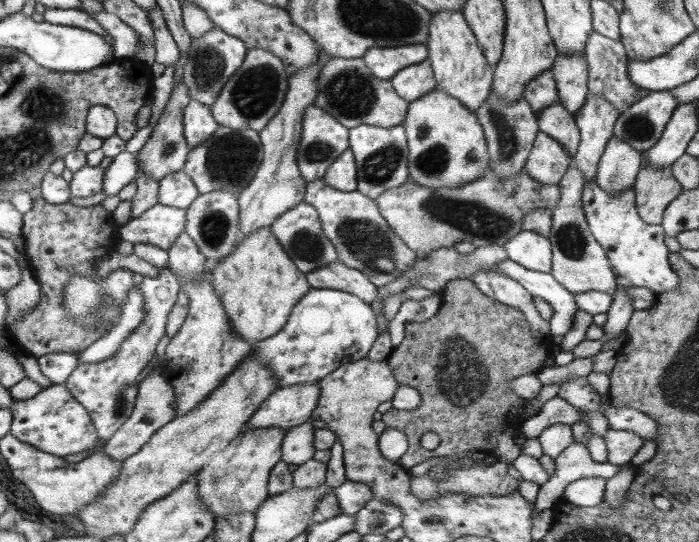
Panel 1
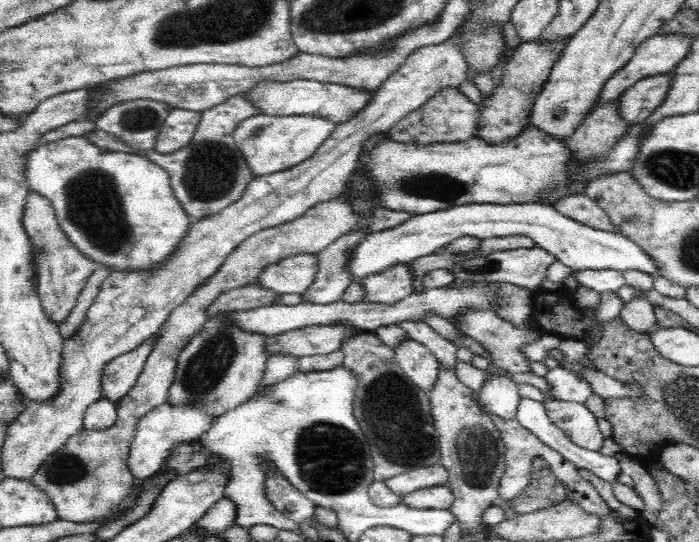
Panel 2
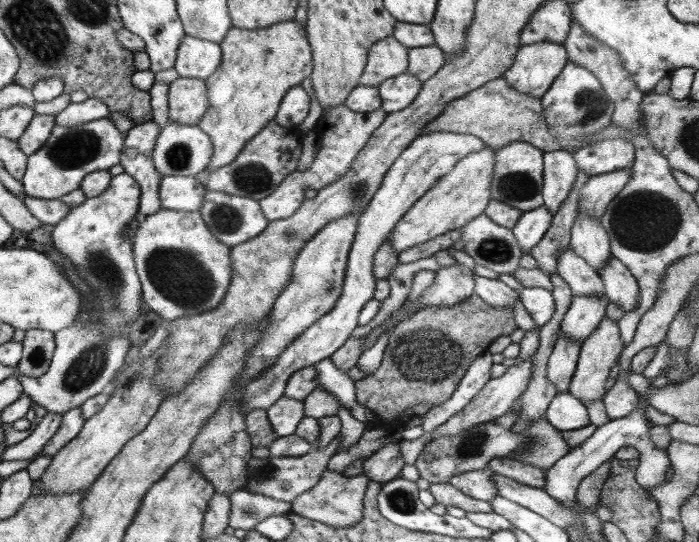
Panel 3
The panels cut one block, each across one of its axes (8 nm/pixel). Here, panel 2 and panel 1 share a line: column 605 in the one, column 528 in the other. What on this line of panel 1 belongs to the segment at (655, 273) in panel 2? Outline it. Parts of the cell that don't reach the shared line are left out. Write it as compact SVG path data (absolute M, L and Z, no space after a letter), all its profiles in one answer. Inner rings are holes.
M522 231L510 238L503 248L509 260L524 266L527 270L550 273L553 258L549 238L536 232Z

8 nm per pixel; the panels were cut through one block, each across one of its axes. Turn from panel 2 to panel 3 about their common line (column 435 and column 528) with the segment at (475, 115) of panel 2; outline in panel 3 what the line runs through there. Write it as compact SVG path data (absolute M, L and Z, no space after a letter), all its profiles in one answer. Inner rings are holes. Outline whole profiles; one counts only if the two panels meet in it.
M503 76L486 82L484 86L472 90L472 92L458 98L458 100L448 102L446 108L442 110L442 114L438 114L434 120L428 122L422 133L434 131L456 131L460 134L473 134L482 139L492 149L499 149L509 142L522 141L532 144L543 152L560 149L572 153L576 152L576 150L564 146L564 142L556 140L548 132L540 98L532 98L528 94L516 92L511 86L508 86L508 82Z

